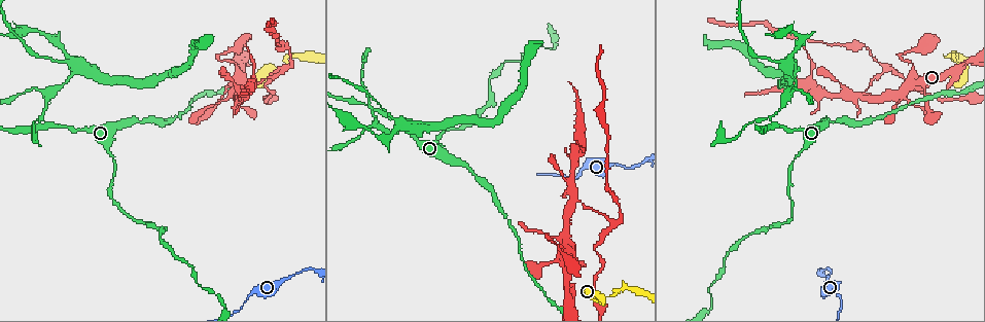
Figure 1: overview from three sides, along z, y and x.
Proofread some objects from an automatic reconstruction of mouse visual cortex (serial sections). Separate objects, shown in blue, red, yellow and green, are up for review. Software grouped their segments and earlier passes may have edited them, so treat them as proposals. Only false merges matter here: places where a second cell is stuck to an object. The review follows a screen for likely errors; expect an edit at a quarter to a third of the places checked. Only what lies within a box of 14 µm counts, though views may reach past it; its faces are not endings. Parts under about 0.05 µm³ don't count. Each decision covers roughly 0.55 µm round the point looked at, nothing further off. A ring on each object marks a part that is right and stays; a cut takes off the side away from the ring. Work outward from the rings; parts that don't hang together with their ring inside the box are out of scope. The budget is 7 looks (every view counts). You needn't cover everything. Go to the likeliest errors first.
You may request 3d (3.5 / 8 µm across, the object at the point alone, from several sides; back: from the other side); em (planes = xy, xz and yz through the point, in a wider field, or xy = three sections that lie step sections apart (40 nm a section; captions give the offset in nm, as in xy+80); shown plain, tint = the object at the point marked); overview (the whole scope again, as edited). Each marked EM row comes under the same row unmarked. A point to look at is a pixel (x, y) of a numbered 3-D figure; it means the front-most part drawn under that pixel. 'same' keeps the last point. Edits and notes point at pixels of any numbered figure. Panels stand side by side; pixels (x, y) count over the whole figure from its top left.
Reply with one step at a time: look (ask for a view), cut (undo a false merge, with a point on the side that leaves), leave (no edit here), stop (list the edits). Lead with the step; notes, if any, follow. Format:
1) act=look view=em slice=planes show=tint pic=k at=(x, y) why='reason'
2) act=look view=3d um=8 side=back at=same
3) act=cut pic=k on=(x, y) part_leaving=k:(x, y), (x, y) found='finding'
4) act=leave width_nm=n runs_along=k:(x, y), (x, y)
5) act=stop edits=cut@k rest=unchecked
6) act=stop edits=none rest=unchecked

act=look view=3d um=3.5 pic=1 at=(377, 109) why='a narrow waist'

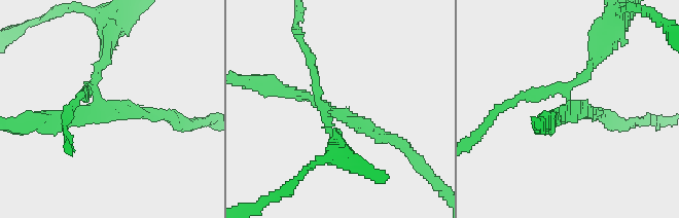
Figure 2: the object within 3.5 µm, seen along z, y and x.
act=look view=em slice=xy step=3 show=tint pic=2 at=(109, 109)

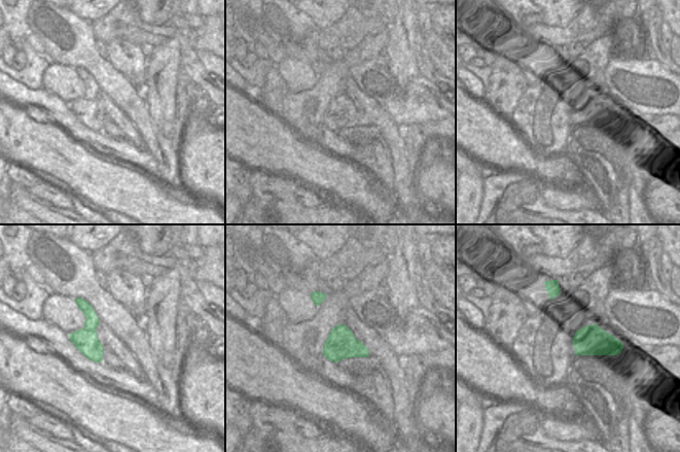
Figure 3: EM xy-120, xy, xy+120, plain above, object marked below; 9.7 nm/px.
act=cut pic=2 on=(313, 73) part_leaving=2:(328, 106), (328, 130), (351, 161) found='a second cell is stuck on'

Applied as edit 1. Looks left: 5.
act=look view=3d um=3.5 pic=1 at=(608, 296) why='sharp bend'

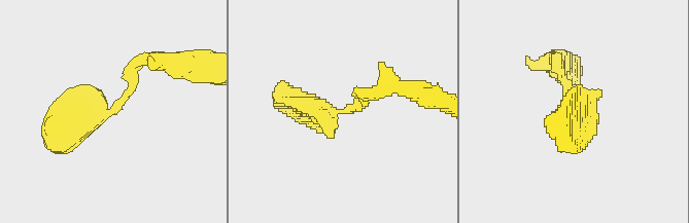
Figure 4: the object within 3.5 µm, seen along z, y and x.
act=look view=em slice=planes show=tint pic=4 at=(342, 111) arm_widths_nm=150,350 why='need the tissue'

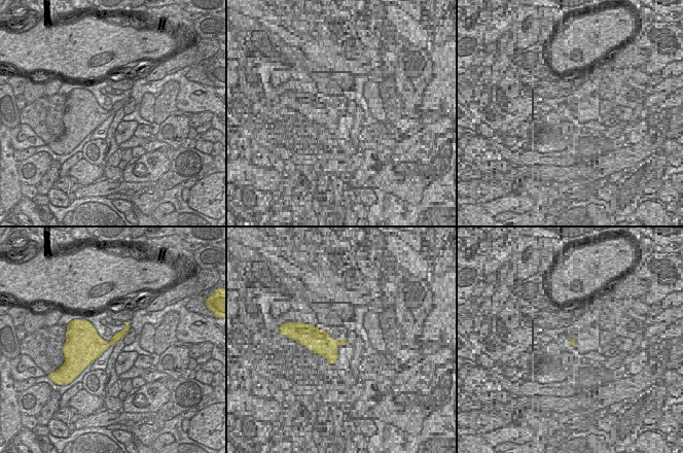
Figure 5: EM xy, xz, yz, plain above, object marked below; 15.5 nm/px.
act=leave runs_along=4:(53, 127), (116, 105), (147, 61) found='one cell here'

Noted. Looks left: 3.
act=look view=3d um=3.5 pic=1 at=(864, 94) why='a fork'

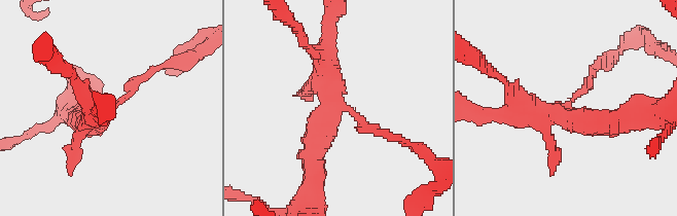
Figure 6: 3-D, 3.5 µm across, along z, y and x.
act=look view=em slice=planes show=tint pic=6 at=(575, 113) why='now the EM'

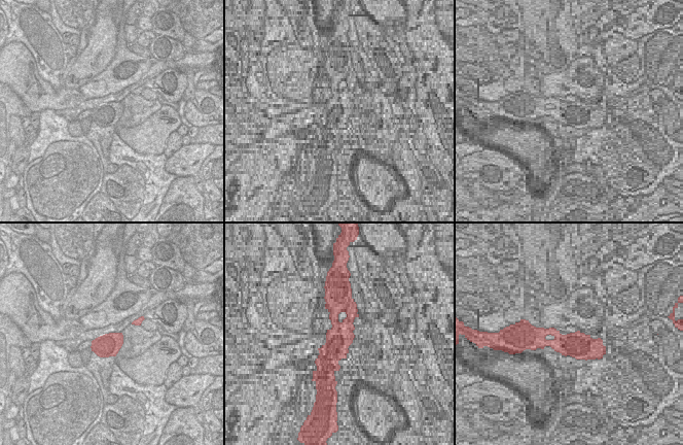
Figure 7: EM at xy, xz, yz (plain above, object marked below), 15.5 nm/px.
act=look view=em slice=xy step=3 show=tint at=same

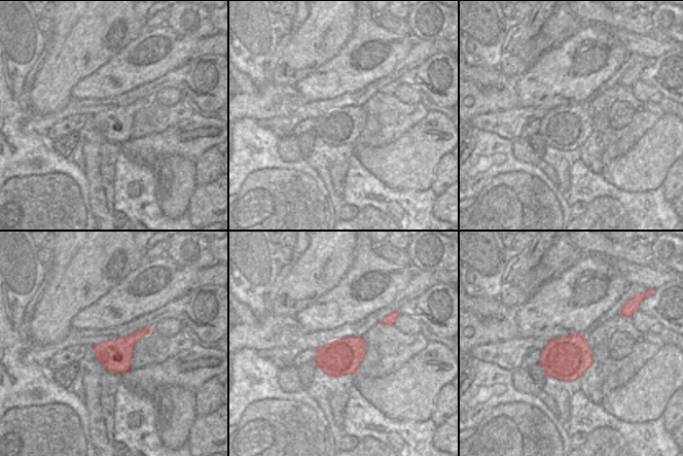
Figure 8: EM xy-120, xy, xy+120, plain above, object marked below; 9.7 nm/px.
act=cut pic=6 on=(372, 130) part_leaving=6:(352, 114), (427, 156) found='a second cell is stuck on'

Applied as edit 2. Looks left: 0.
act=stop edits=cut@2,cut@6 rest=unchecked

